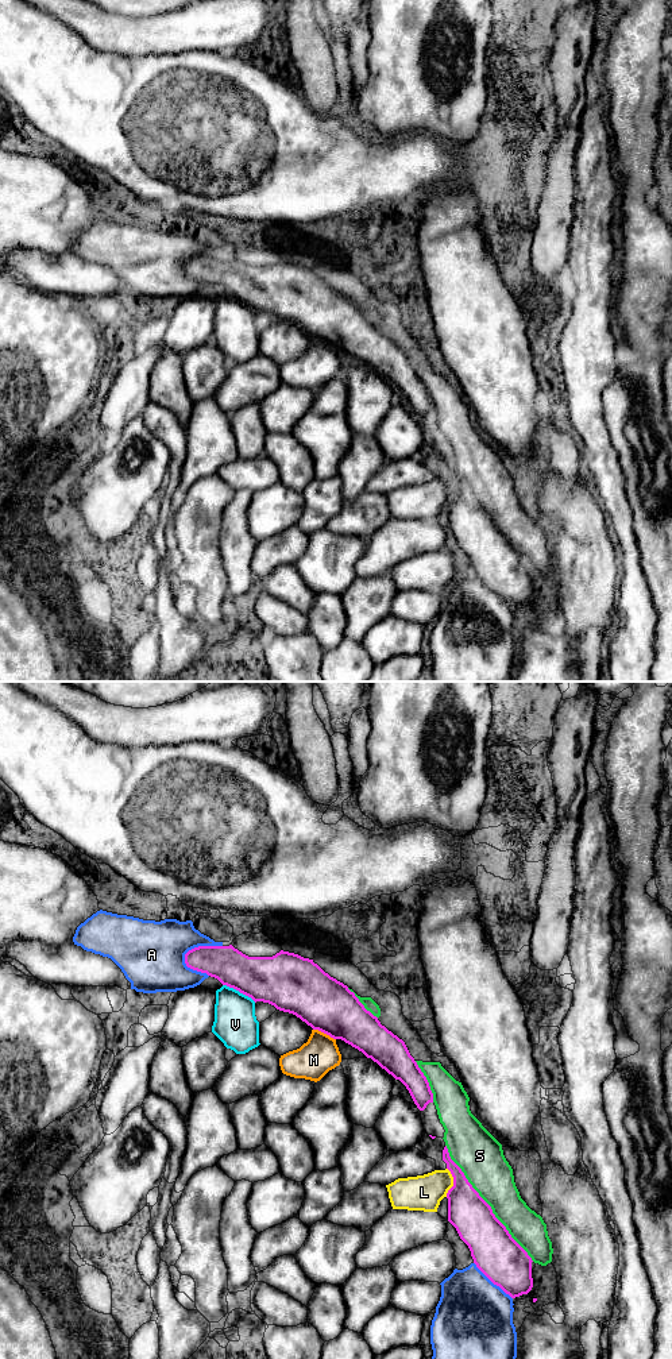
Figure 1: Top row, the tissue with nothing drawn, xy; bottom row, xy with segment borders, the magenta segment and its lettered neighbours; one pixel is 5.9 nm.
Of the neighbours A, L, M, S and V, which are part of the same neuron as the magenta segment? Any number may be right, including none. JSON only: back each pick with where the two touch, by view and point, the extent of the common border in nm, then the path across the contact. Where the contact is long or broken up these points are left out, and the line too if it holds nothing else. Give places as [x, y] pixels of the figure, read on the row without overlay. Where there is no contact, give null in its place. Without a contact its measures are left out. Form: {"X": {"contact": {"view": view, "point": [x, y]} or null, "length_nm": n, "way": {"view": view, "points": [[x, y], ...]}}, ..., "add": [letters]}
{"S": {"contact": {"view": "xy", "point": [486, 512]}, "length_nm": 850}, "add": ["S"]}

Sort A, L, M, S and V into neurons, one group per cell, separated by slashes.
A / L / M / S / V

